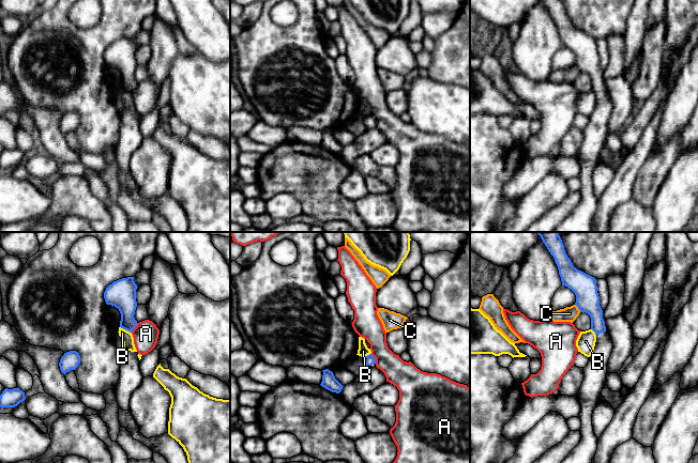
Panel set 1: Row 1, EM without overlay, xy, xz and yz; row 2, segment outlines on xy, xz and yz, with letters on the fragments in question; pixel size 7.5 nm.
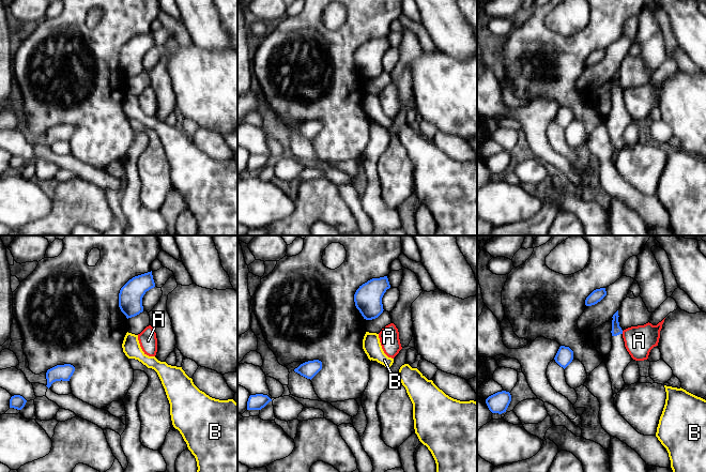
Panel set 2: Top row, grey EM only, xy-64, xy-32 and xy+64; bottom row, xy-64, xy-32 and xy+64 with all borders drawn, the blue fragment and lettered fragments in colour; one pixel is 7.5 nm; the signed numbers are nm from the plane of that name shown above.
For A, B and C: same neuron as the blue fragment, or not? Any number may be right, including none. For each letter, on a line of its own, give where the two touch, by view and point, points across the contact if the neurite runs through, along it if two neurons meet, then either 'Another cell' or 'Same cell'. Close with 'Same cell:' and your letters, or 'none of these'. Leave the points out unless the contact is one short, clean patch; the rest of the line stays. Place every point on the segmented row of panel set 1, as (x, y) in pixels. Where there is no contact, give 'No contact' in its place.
A: Touches blue at xy (135, 326). Boundary: xy (137, 323), (131, 332). Another cell
B: Touches blue at xy (125, 329). Boundary: xy (120, 326), (131, 333). Another cell
C: Touches blue at yz (578, 308). Boundary: yz (575, 304), (580, 311). Another cell
Same cell: none of these

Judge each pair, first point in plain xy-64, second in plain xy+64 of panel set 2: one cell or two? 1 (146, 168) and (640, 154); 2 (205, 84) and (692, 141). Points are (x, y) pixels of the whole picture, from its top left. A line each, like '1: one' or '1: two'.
1: one
2: one

